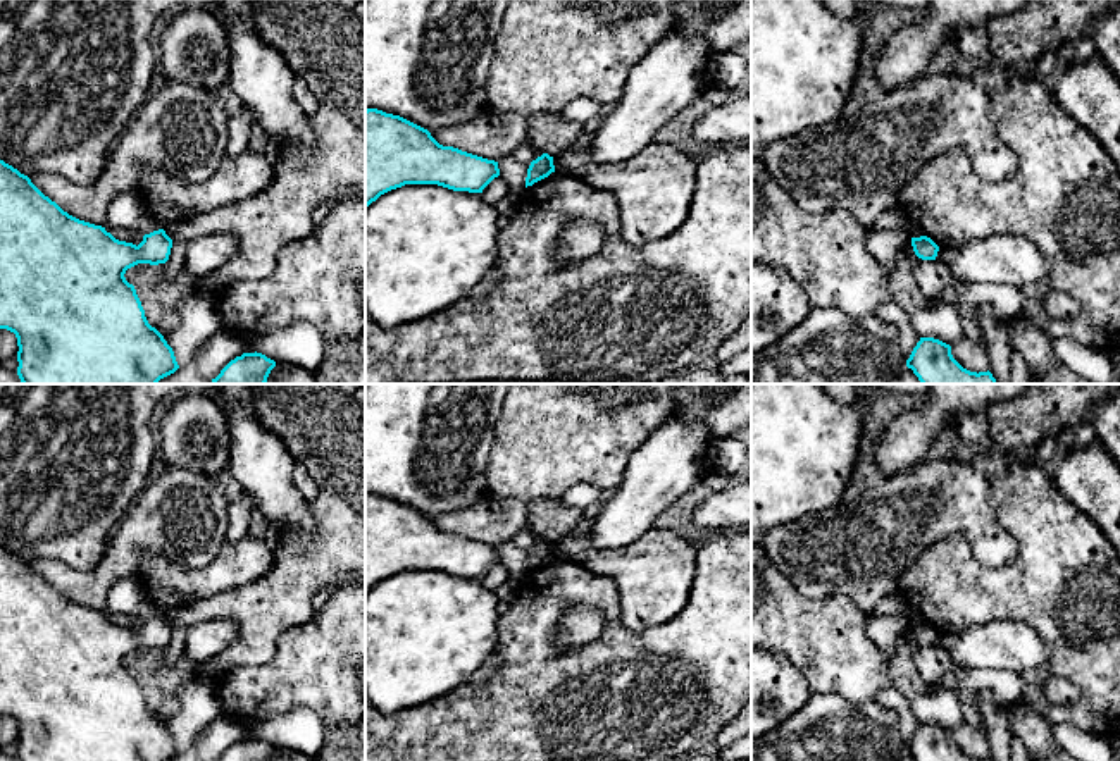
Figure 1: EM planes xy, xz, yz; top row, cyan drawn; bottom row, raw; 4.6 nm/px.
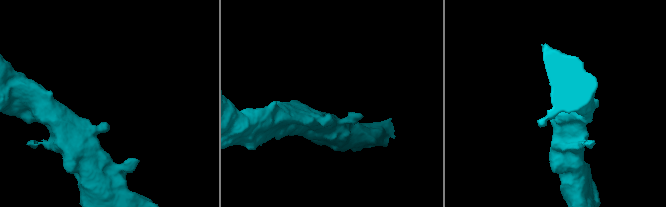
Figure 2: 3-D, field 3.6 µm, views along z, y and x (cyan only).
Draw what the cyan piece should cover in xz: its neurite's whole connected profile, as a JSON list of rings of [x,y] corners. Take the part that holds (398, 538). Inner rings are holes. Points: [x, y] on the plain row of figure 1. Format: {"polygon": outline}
{"polygon": [[[377,494],[365,496],[365,594],[405,570],[438,570],[453,577],[482,578],[500,561],[498,548],[439,530],[427,515]]]}

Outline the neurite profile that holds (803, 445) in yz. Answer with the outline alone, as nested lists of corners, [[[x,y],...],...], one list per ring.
[[[751,384],[751,535],[837,506],[855,473],[860,439],[877,394],[924,396],[930,384],[880,384],[849,405],[834,401],[822,384]]]

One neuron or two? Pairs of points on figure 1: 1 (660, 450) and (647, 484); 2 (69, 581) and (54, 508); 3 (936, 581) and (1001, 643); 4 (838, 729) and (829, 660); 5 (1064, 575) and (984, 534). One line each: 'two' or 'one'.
1: one
2: two
3: two
4: two
5: two

